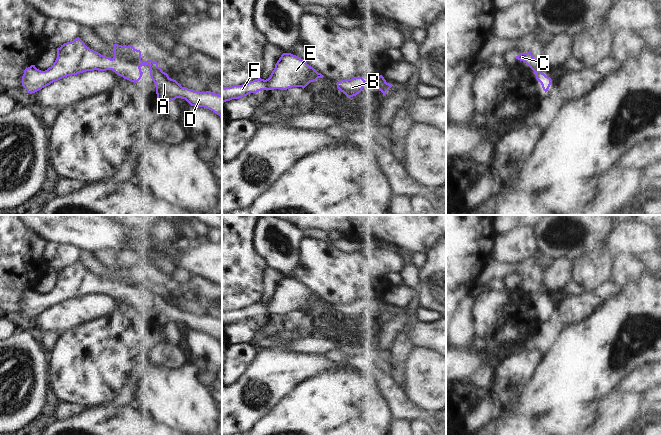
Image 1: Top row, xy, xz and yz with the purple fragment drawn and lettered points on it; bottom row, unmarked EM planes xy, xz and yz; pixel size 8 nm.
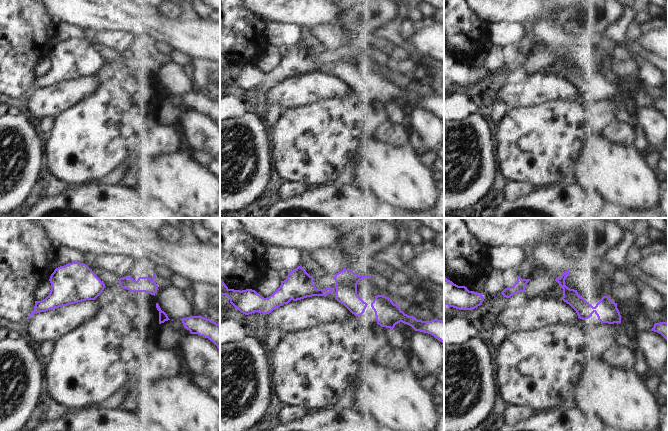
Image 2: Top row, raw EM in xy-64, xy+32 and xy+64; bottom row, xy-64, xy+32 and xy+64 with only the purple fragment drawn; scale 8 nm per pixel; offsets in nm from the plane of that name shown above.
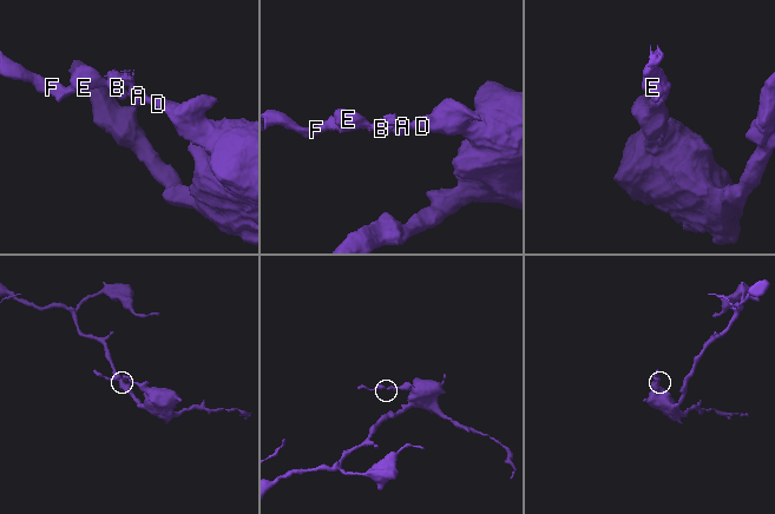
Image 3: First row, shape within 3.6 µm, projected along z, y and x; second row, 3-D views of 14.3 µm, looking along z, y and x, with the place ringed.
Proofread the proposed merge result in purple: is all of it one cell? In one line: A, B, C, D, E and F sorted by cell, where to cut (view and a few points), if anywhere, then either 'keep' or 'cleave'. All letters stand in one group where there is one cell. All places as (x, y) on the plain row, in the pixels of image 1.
groups A B C D E F; cut none; keep

